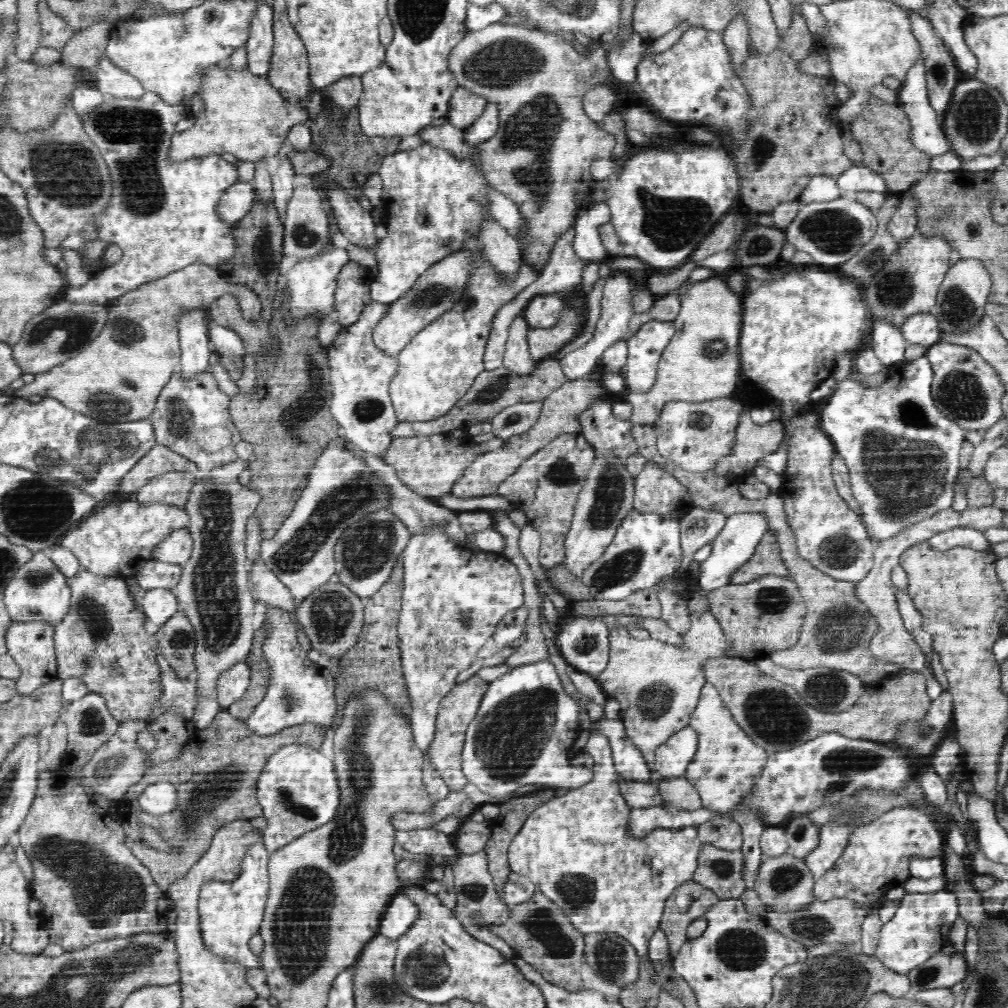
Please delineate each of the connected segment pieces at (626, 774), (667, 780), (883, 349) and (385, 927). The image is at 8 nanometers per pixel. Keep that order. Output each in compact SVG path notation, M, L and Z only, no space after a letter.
M605 717L594 723L594 727L596 727L596 732L608 737L613 752L614 768L621 779L652 783L651 769L640 751L633 746L632 742L629 742L621 719L610 720Z
M685 776L663 777L656 785L666 803L690 812L703 807L699 792Z
M871 322L870 333L875 355L885 365L901 363L905 360L905 350L909 342L904 338L901 327L886 322Z
M400 894L392 898L380 923L379 935L388 939L398 939L410 930L412 923L418 918L420 911L410 898Z

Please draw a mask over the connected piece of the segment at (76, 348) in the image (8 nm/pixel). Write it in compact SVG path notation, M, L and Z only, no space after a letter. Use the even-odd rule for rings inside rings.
M62 298L48 310L28 321L22 332L22 340L12 347L12 357L20 365L22 374L37 375L46 372L88 347L93 338L101 332L107 318L106 304L72 303Z

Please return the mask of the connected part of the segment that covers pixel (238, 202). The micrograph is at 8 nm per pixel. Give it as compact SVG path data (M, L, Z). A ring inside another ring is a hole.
M238 180L237 184L226 190L220 198L218 213L225 223L234 225L249 212L254 199L254 184Z

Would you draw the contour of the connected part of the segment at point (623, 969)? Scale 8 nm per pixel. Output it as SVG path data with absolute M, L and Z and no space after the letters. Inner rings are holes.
M615 933L584 935L584 958L588 966L610 982L602 982L604 996L618 996L628 984L638 980L640 960L636 949Z

